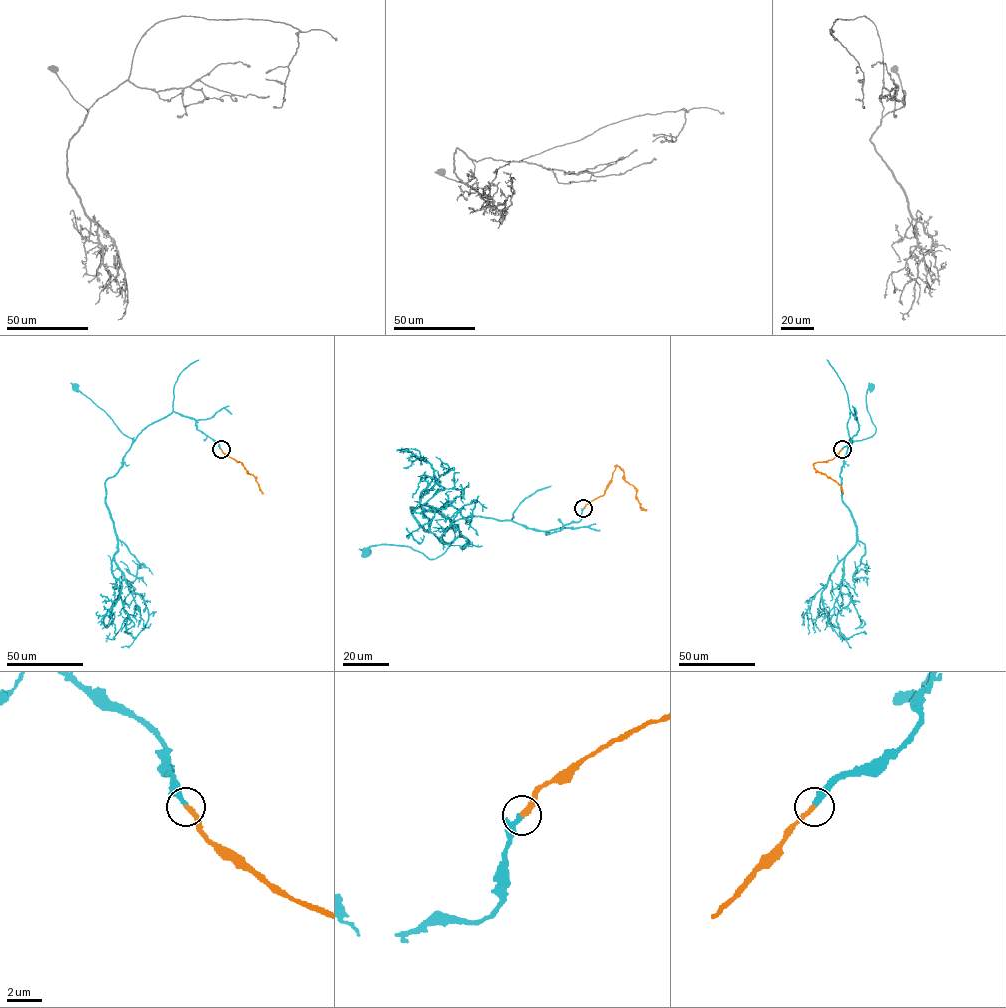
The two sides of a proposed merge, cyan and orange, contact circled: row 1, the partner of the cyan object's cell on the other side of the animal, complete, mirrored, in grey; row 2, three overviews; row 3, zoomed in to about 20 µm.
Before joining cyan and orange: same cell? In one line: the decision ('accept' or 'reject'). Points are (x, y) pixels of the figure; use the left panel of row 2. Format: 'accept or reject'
accept

